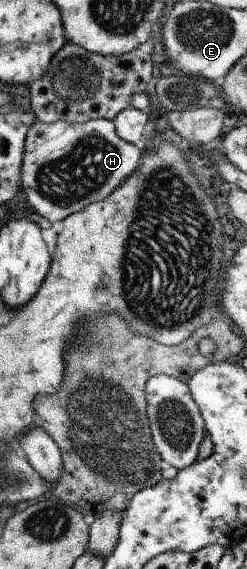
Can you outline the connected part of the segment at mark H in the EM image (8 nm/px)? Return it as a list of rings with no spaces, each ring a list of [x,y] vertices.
[[[108,119],[52,124],[37,121],[26,135],[21,190],[29,204],[50,223],[62,222],[89,204],[108,198],[140,164],[141,150],[121,139]]]

